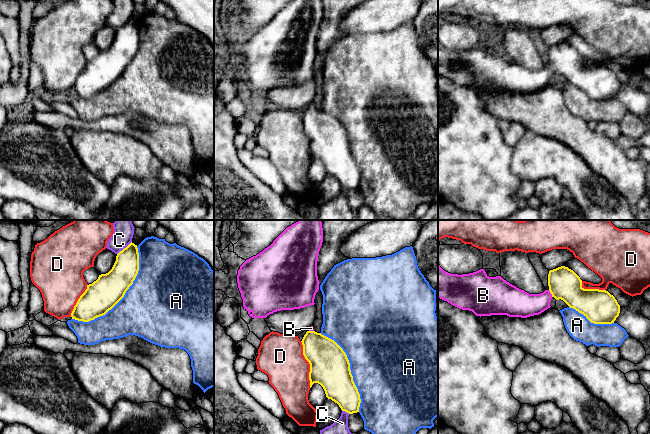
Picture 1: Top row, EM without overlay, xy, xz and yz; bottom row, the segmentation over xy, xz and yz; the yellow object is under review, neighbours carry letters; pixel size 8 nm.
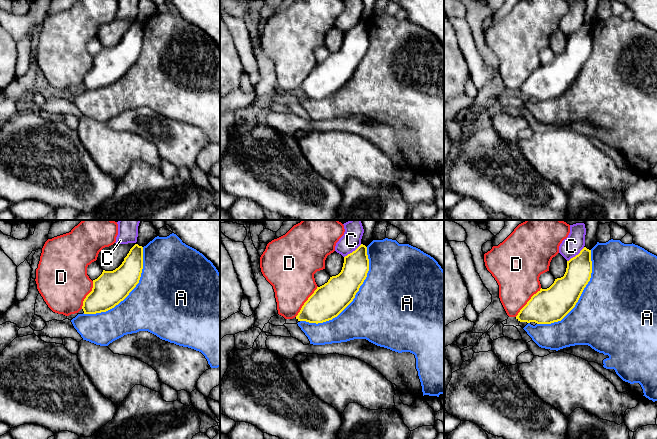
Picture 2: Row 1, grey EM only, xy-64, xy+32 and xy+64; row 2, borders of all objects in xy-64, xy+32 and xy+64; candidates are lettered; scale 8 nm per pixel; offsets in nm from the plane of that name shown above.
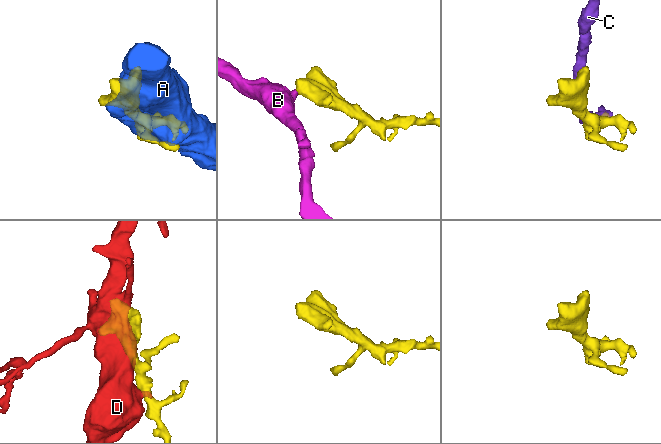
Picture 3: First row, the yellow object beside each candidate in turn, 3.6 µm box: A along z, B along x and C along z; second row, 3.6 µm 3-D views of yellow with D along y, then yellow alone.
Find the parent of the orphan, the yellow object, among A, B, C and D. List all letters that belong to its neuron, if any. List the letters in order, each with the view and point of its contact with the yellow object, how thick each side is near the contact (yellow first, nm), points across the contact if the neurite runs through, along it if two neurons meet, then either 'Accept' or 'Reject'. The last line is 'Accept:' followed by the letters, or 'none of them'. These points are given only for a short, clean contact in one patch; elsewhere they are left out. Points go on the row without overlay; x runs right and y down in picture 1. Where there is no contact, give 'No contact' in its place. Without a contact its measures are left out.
A: Touches yellow at xy (122, 73). Thickness 260 nm (yellow) against 480 nm. Reject
B: Touches yellow at yz (550, 68). Thickness 240 nm (yellow) against 200 nm. Path across: yz (564, 59), (559, 64), (550, 68), (538, 79), (522, 80). Accept
C: Touches yellow at xy (124, 24). Thickness 200 nm (yellow) against 160 nm. Reject
D: Touches yellow at xz (309, 139). Thickness 320 nm (yellow) against 360 nm. Reject
Accept: B

